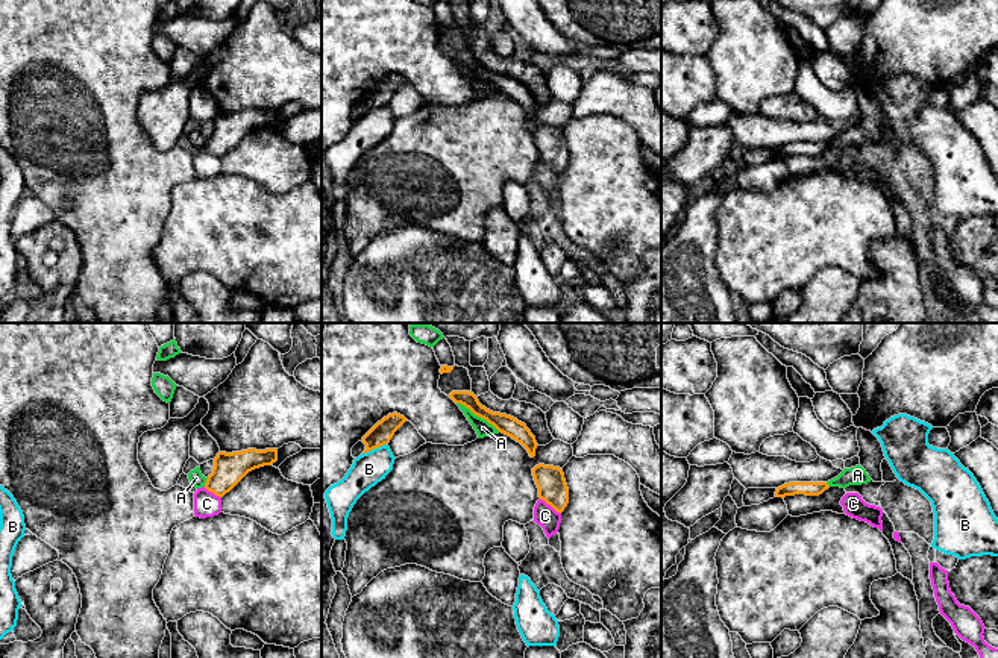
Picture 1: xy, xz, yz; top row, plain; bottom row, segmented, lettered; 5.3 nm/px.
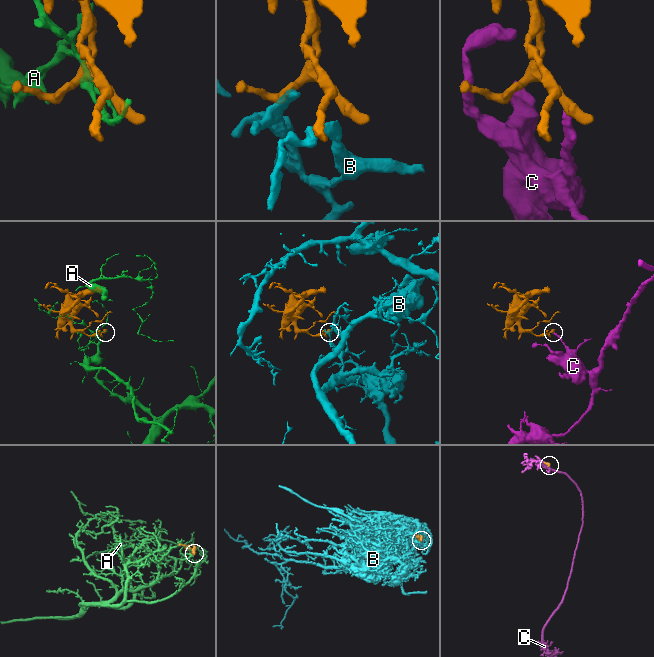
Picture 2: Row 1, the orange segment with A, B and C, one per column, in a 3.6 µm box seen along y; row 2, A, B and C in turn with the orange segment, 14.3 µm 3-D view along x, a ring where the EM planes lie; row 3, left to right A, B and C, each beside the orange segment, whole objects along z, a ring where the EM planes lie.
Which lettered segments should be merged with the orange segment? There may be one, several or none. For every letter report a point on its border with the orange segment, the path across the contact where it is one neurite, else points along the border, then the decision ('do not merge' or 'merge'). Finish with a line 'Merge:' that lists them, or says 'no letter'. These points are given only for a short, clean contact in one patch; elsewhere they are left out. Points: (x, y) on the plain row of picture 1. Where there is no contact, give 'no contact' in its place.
A: xz (478, 76) | do not merge
B: xz (375, 108) | along xz (387, 103), (363, 114) | do not merge
C: xz (551, 166) | along xz (540, 158), (560, 175) | do not merge
Merge: no letter

